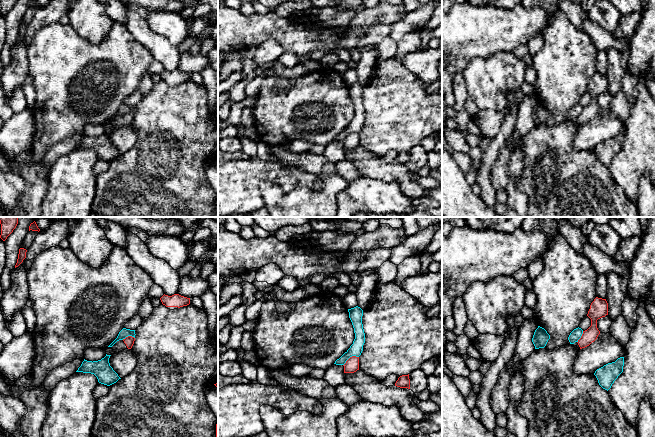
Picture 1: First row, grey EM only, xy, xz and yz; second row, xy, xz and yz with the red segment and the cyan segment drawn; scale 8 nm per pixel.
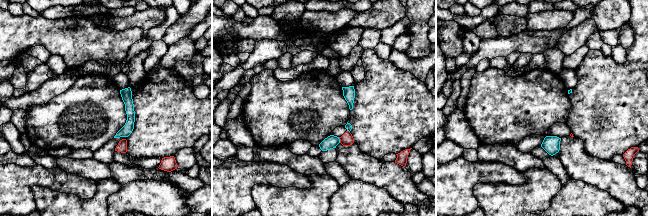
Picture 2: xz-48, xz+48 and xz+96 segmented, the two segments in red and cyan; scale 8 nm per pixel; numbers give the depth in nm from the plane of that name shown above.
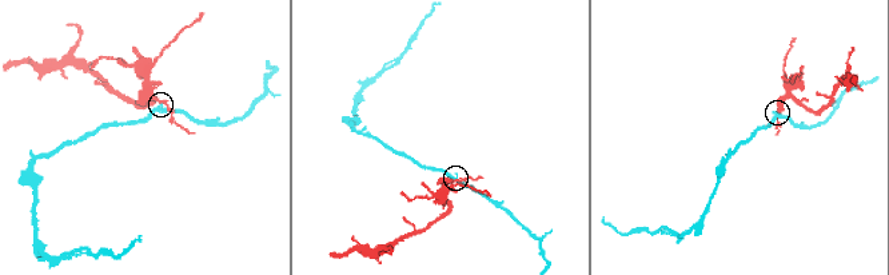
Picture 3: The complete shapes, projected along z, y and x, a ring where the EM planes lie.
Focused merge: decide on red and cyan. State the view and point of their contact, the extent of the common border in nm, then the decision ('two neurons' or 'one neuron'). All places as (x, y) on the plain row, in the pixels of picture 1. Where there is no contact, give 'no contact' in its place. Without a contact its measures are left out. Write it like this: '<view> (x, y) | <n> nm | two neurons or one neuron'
xz (350, 133) | 150 nm | two neurons

